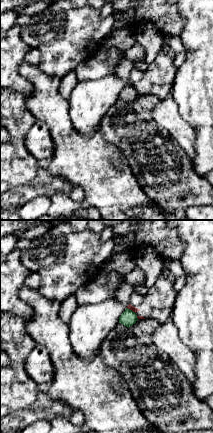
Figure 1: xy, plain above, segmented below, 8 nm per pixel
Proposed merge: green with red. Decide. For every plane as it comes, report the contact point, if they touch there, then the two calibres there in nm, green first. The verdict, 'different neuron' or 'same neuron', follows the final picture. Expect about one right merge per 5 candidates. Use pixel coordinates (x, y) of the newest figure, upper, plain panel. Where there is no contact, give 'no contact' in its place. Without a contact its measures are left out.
contact (131, 86); calibres 120 and 50 nm

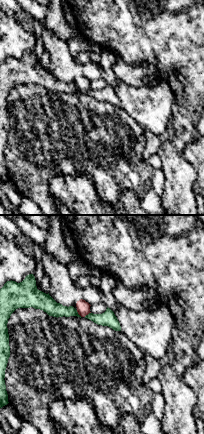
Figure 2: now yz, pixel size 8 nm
contact (77, 89); calibres 120 and 110 nm

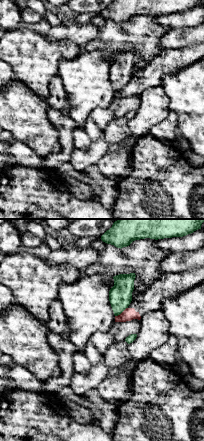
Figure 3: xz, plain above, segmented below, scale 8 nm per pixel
contact (121, 88); calibres 190 and 100 nm

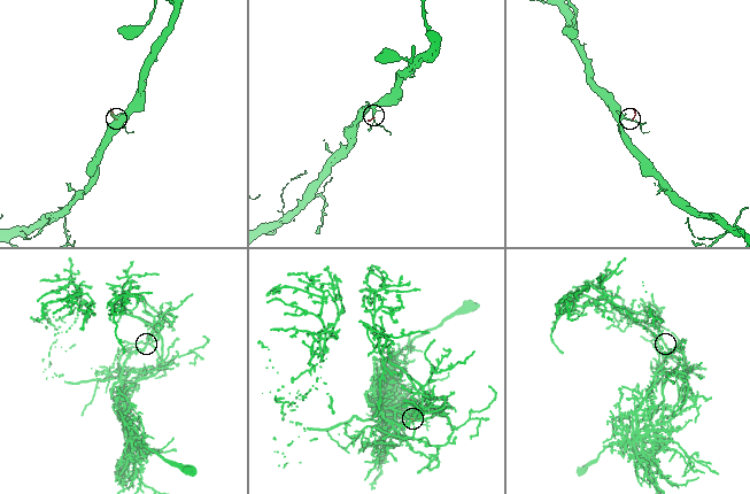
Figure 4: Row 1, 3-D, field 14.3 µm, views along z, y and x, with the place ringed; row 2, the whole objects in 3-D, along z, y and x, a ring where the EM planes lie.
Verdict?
different neuron

